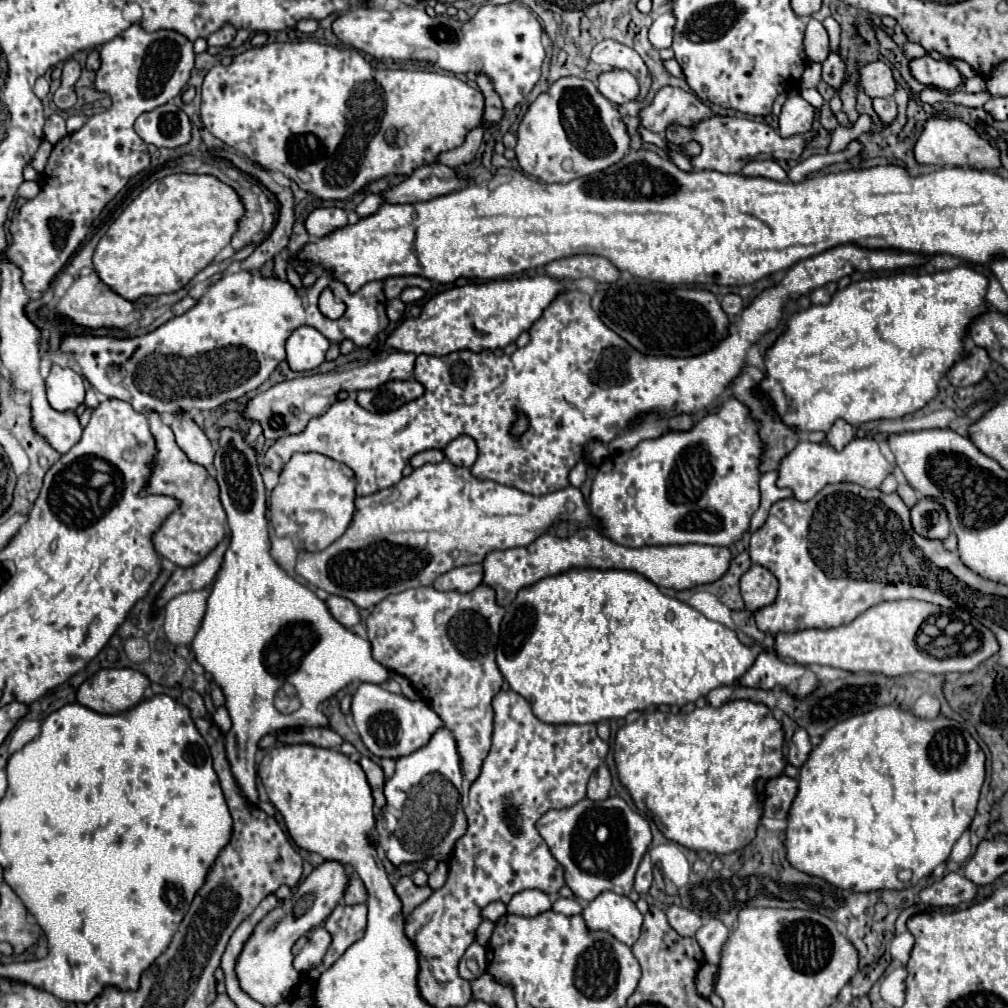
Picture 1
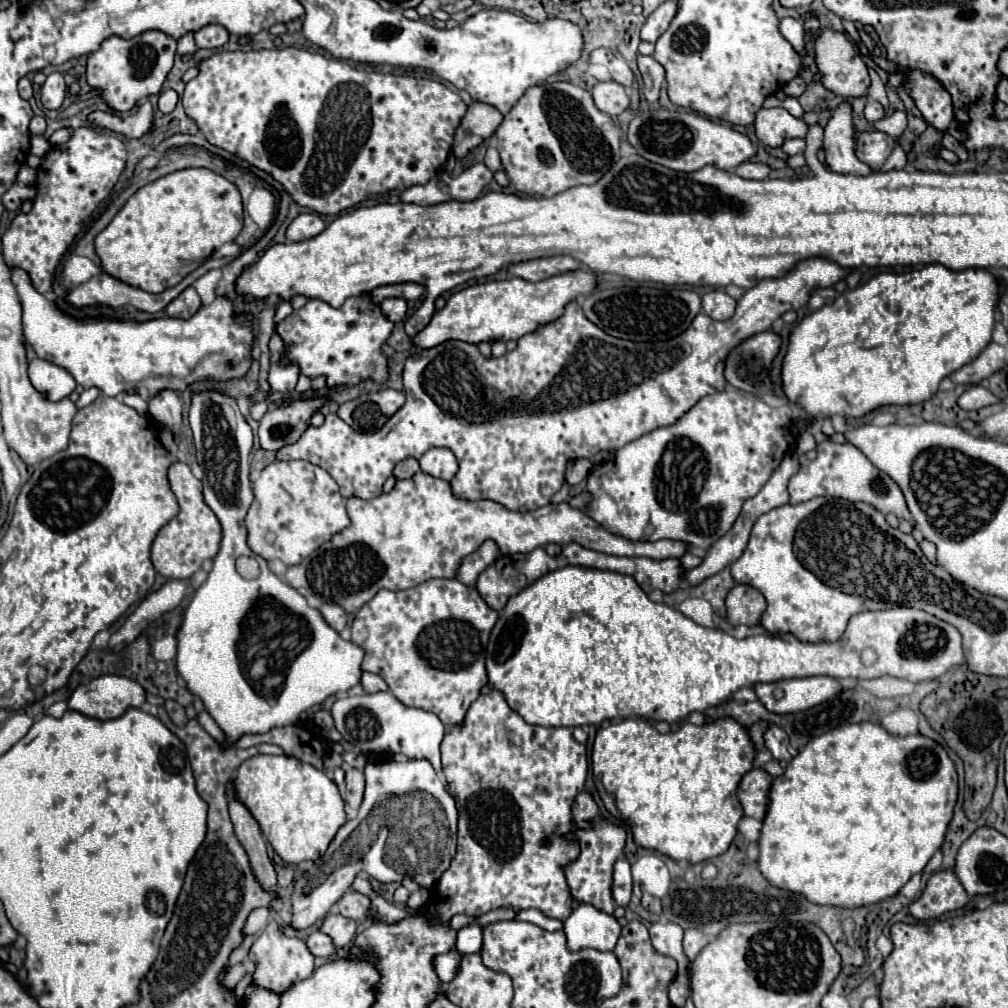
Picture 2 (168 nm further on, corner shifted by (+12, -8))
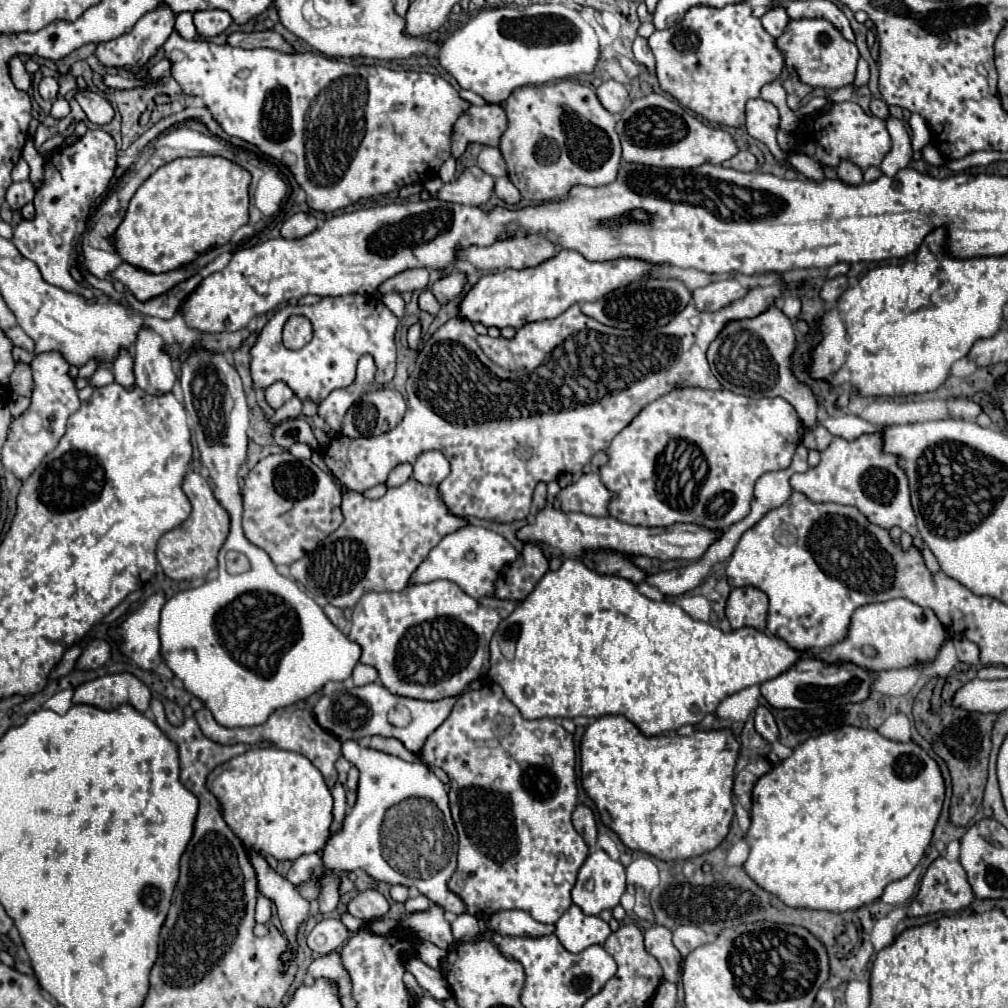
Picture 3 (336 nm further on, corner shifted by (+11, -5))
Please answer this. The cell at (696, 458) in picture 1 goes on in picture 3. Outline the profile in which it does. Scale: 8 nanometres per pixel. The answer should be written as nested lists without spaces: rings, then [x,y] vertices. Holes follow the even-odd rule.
[[[677,388],[671,390],[663,396],[659,396],[657,400],[653,400],[651,404],[647,404],[611,442],[607,456],[609,462],[605,466],[601,466],[601,480],[605,482],[605,486],[609,486],[611,492],[617,494],[617,498],[609,504],[609,512],[613,518],[633,524],[633,526],[671,526],[675,522],[693,522],[699,526],[707,526],[707,528],[729,528],[731,524],[743,520],[749,510],[751,510],[751,498],[753,498],[753,486],[757,482],[759,476],[763,476],[765,472],[771,470],[785,470],[791,464],[793,452],[797,448],[801,440],[801,420],[795,412],[795,408],[785,400],[785,398],[747,398],[747,396],[739,396],[733,394],[729,390],[703,390],[703,388]]]

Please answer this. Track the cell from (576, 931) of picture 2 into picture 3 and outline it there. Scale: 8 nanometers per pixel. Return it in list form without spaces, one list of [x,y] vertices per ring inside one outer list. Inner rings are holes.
[[[569,906],[555,922],[555,936],[569,952],[581,952],[593,944],[603,944],[611,934],[609,924],[599,916],[585,916],[579,906]]]

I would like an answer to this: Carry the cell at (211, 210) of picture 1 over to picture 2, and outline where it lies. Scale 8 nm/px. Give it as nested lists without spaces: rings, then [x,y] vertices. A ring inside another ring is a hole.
[[[182,169],[138,189],[116,213],[110,225],[96,235],[96,255],[102,261],[102,271],[114,279],[148,293],[162,293],[168,287],[168,279],[172,279],[172,285],[178,285],[216,249],[228,241],[234,241],[240,229],[242,199],[238,189],[228,179],[216,175],[210,169]]]

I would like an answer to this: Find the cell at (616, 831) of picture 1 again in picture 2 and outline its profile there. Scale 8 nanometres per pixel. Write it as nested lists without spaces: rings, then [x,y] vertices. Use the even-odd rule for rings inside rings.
[[[598,817],[598,819],[592,819],[592,827],[588,827],[588,829],[576,827],[574,831],[566,833],[566,839],[578,843],[578,847],[580,847],[578,857],[564,867],[564,875],[568,879],[572,897],[578,903],[590,903],[590,905],[596,905],[598,909],[604,909],[606,913],[614,913],[612,875],[614,875],[614,863],[624,855],[624,847],[626,847],[624,827]]]

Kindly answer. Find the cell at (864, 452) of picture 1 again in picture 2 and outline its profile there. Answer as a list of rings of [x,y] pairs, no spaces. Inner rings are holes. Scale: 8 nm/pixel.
[[[824,441],[816,447],[816,451],[818,451],[818,457],[802,465],[798,473],[788,481],[788,493],[790,493],[792,505],[798,505],[802,501],[808,501],[820,495],[830,495],[830,497],[842,497],[848,501],[864,501],[880,509],[882,513],[896,513],[896,517],[910,519],[910,511],[906,507],[900,487],[886,473],[876,469],[858,447],[854,447],[852,443],[840,445],[840,443]]]

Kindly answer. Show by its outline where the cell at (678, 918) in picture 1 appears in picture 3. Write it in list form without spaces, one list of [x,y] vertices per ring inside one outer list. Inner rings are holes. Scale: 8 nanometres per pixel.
[[[651,926],[643,932],[645,938],[645,950],[659,962],[663,970],[663,980],[677,982],[681,980],[681,954],[677,954],[677,948],[671,942],[671,930],[665,926]]]

